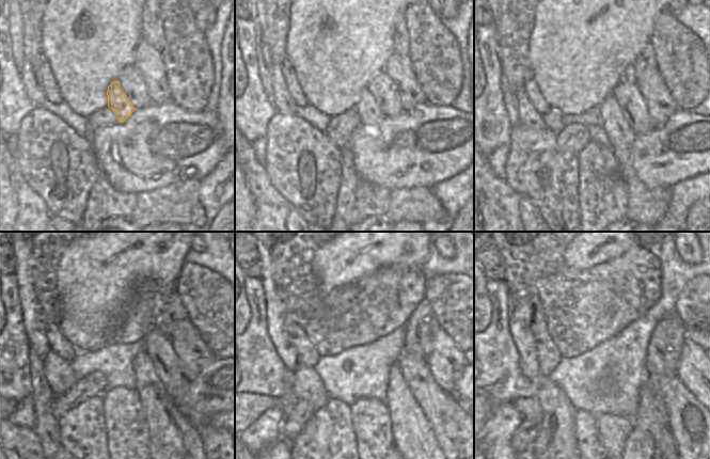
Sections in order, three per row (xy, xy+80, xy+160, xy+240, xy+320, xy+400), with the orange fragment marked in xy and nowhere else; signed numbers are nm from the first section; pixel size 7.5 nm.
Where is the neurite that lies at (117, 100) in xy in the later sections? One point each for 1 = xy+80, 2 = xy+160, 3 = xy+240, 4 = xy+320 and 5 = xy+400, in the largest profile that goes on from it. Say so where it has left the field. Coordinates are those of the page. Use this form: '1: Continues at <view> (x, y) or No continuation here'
1: Continues at xy+80 (366, 108)
2: Continues at xy+160 (647, 206)
3: Continues at xy+240 (173, 442)
4: Continues at xy+320 (412, 436)
5: Continues at xy+400 (648, 415).

